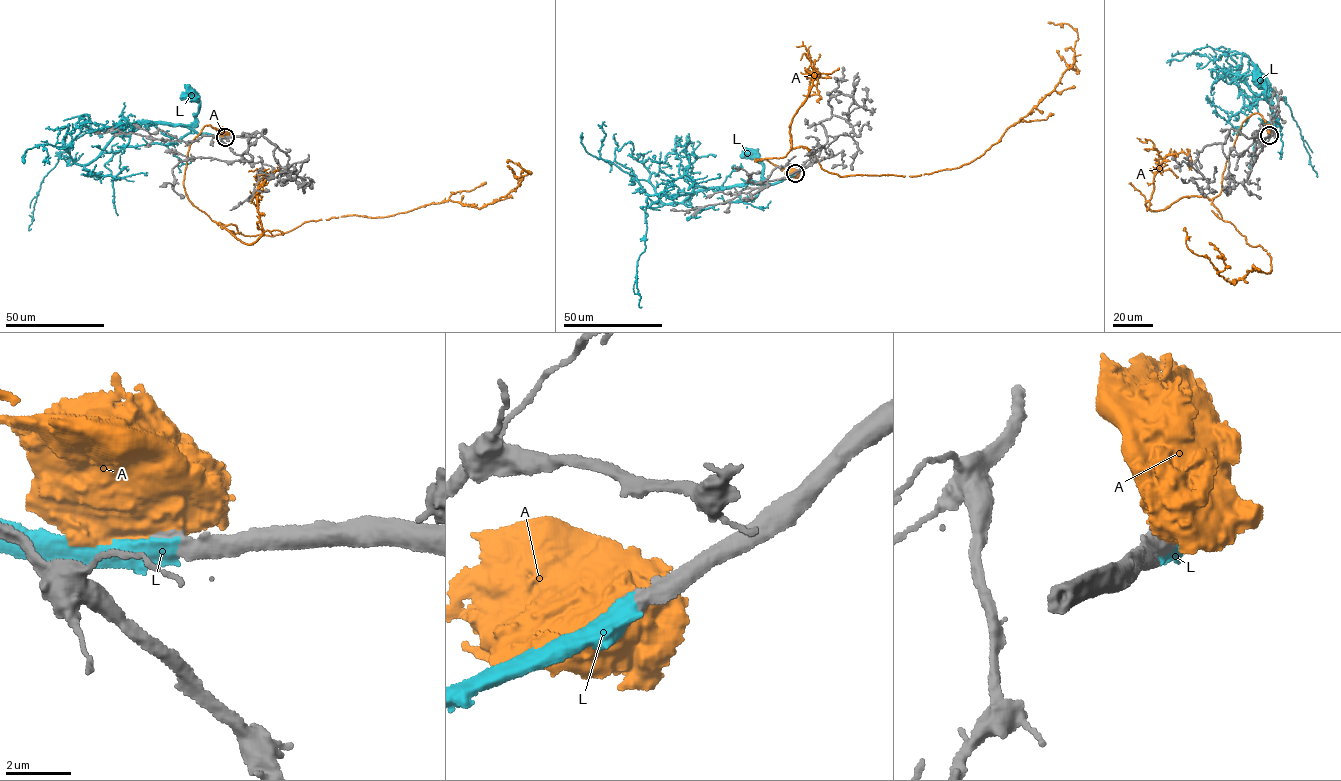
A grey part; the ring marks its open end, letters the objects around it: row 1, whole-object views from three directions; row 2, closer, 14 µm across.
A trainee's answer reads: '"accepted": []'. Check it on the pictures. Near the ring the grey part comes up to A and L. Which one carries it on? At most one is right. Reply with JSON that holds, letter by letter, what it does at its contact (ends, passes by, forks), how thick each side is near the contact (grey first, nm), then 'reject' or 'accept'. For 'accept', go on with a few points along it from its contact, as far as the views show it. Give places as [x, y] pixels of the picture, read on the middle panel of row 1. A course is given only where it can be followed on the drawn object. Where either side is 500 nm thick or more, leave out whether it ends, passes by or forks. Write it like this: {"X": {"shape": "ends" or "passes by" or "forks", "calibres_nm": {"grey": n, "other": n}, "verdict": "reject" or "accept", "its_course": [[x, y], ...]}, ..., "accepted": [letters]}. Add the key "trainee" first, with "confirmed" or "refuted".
{"trainee": "refuted", "A": {"calibres_nm": {"grey": 600, "other": 850}, "verdict": "reject"}, "L": {"calibres_nm": {"grey": 600, "other": 550}, "verdict": "accept", "its_course": [[796, 173], [777, 182], [760, 182], [763, 178], [764, 165], [751, 156]]}, "accepted": ["L"]}

